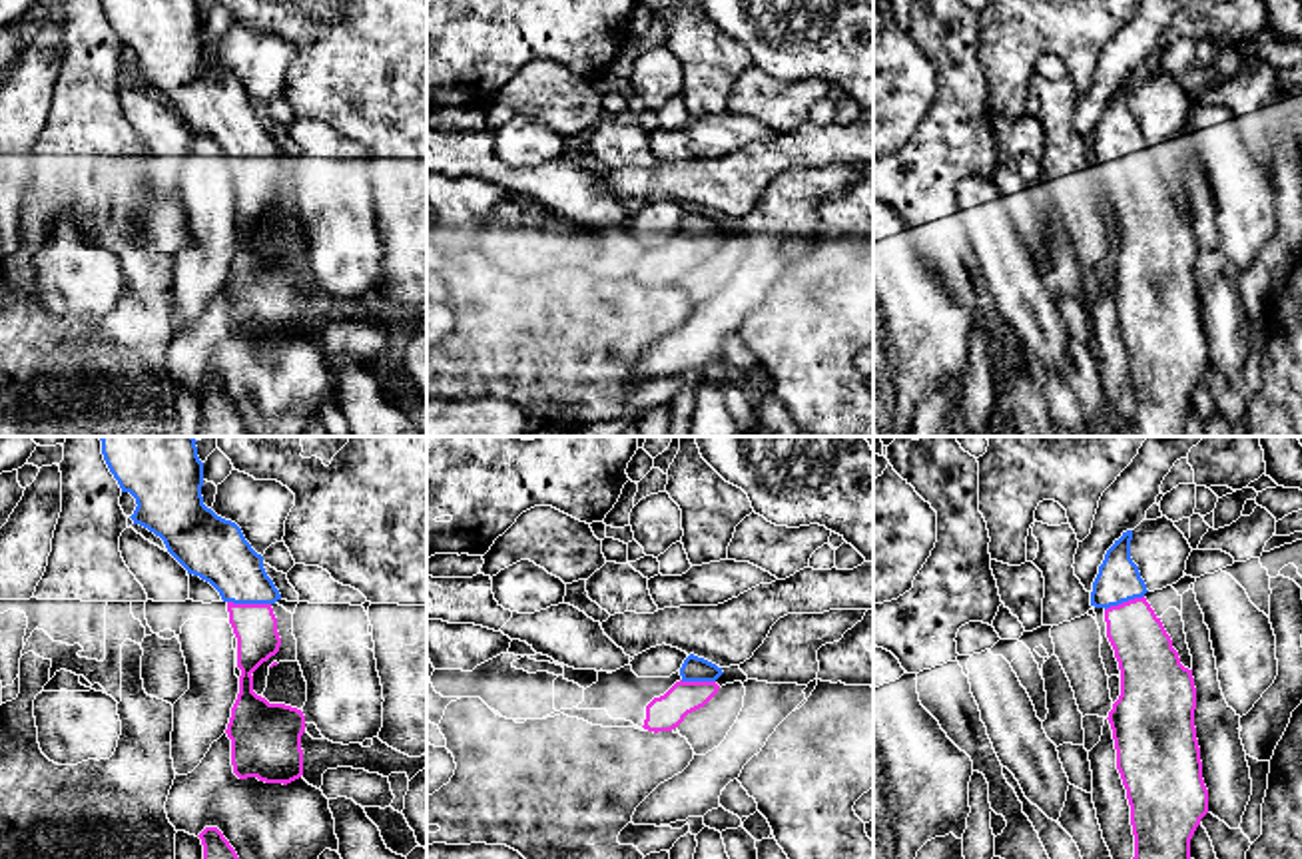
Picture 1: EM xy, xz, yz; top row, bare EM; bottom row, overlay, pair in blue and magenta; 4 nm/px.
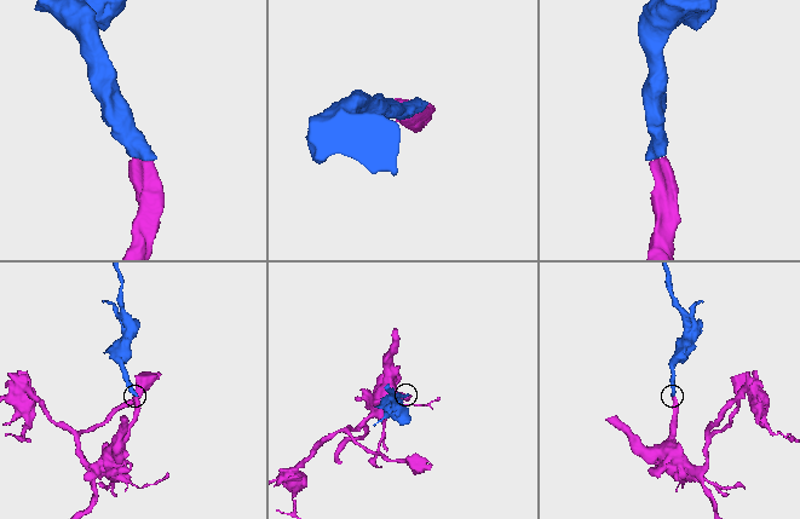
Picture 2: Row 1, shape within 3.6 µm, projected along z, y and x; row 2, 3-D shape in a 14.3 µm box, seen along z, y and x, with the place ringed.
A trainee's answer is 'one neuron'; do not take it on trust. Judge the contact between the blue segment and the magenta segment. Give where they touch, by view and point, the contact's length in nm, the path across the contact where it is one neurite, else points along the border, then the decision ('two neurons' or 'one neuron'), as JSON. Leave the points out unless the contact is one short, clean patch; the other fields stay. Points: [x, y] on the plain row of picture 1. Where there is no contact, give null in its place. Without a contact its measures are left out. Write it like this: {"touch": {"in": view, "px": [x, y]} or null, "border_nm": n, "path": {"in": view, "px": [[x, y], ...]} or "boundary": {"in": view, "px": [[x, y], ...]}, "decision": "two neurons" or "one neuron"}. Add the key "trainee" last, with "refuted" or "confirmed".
{"touch": {"in": "xy", "px": [250, 156]}, "border_nm": 180, "path": {"in": "xy", "px": [[216, 104], [240, 130], [250, 156], [254, 178]]}, "decision": "one neuron", "trainee": "confirmed"}

